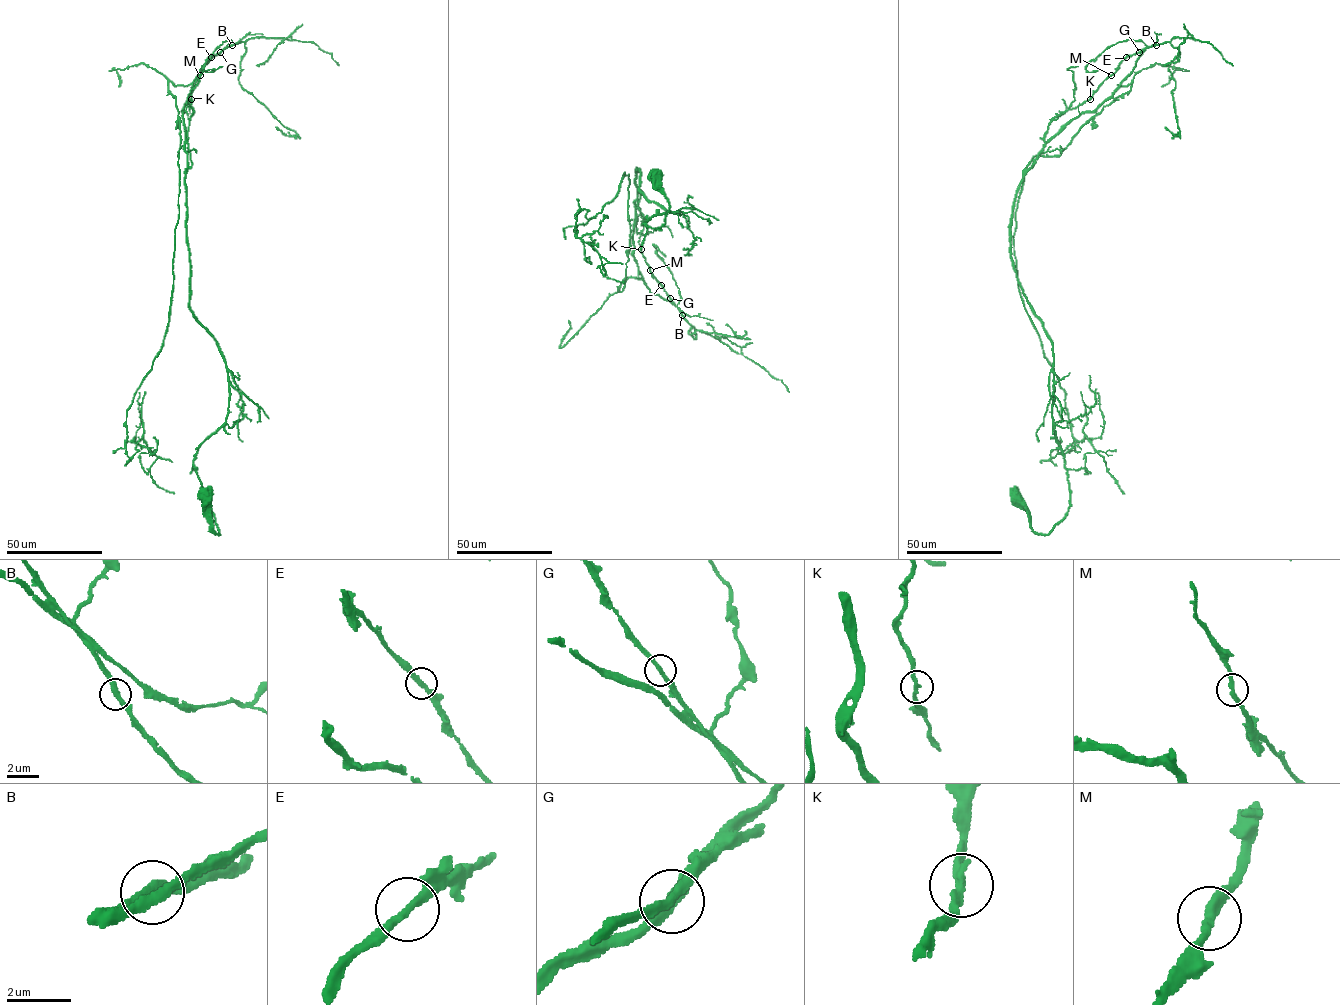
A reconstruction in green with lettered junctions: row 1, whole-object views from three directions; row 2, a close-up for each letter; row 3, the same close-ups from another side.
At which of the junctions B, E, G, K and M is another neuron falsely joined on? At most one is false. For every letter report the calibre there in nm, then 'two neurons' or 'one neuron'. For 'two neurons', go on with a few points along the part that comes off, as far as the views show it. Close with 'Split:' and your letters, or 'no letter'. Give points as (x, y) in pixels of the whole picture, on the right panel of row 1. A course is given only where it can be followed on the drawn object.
B: 400 nm thick; one neuron
E: 240 nm thick; one neuron
G: 240 nm thick; one neuron
K: 300 nm thick; one neuron
M: 280 nm thick; one neuron
Split: no letter

